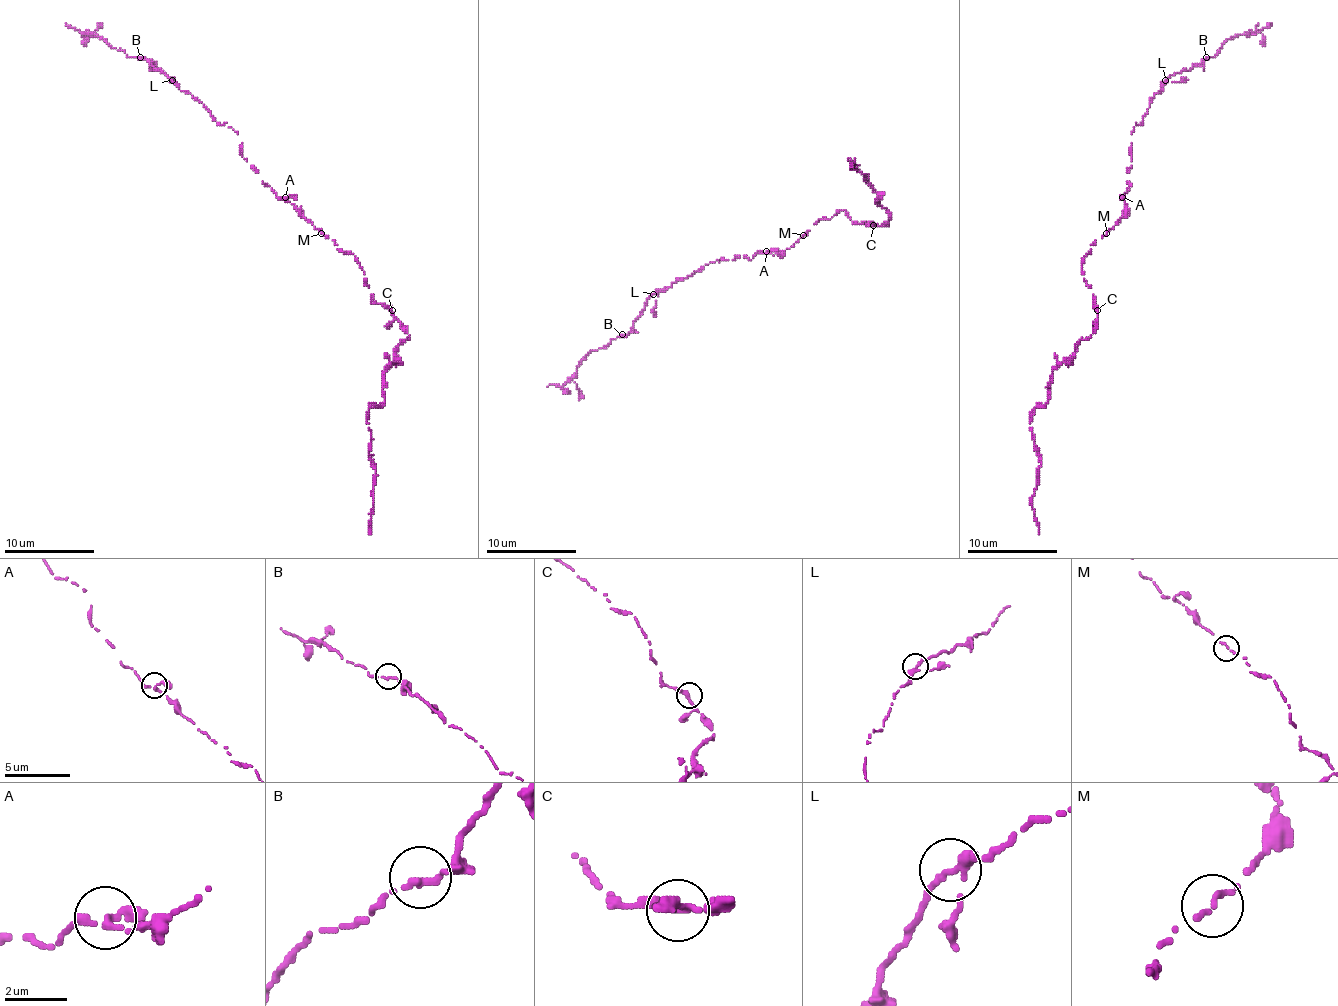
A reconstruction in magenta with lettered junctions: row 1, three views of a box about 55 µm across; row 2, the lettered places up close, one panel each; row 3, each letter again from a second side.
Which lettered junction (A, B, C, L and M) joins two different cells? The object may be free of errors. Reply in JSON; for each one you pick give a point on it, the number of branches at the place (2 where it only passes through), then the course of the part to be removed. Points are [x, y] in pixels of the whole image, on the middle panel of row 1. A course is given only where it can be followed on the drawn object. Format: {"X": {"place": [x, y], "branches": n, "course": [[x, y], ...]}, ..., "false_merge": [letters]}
{"false_merge": []}

